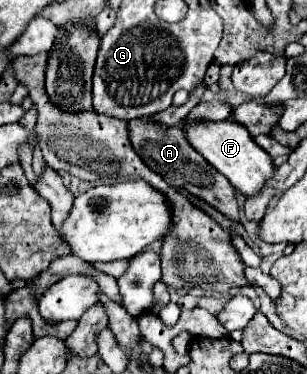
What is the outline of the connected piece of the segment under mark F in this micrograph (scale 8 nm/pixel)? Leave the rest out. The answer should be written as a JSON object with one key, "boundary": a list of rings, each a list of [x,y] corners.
{"boundary":[[[224,119],[218,123],[210,123],[210,121],[194,123],[186,127],[186,135],[188,141],[200,151],[200,155],[214,169],[218,169],[232,183],[232,187],[240,191],[244,197],[258,195],[266,187],[266,183],[276,175],[276,165],[272,163],[272,157],[266,155],[266,151],[262,151],[262,147],[254,143],[250,133],[232,119]]]}

